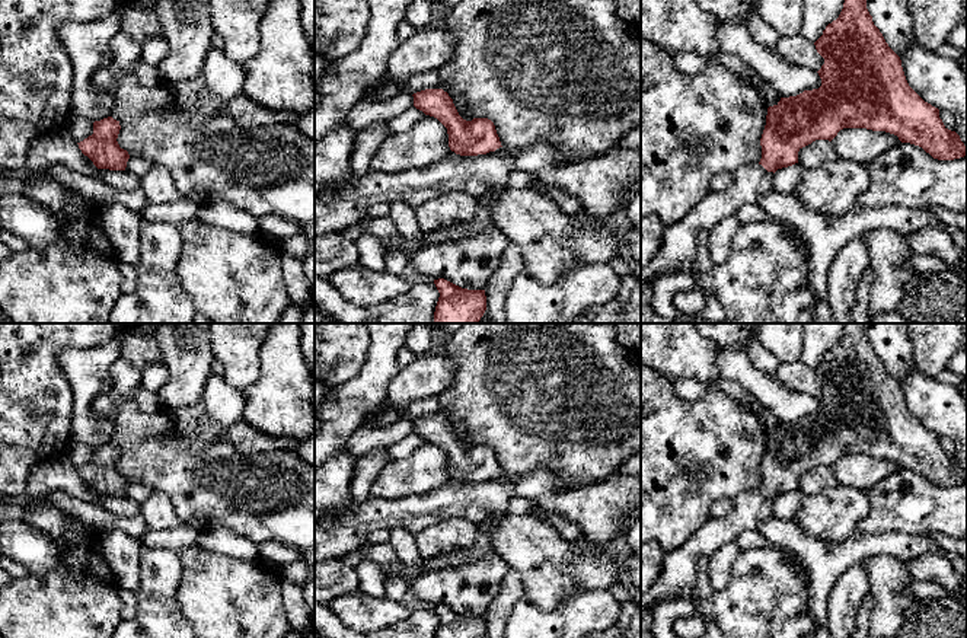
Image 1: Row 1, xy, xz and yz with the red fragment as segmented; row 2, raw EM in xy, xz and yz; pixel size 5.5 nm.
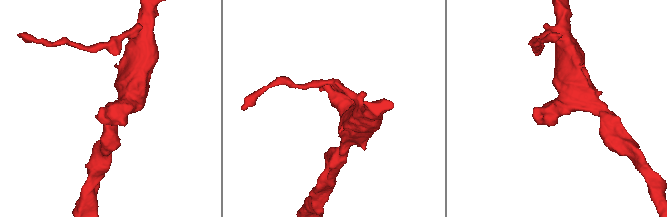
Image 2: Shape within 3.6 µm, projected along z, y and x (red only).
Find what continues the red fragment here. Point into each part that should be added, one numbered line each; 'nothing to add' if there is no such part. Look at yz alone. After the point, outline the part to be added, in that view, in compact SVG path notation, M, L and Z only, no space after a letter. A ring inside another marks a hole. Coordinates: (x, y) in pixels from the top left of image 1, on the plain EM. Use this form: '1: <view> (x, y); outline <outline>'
1: yz (677, 580); outline M759 489L744 491L734 498L728 514L711 516L684 545L667 552L658 580L641 594L641 609L651 609L663 599L695 599L698 559L711 558L718 548L737 540L741 532L756 530L760 521L773 514L773 503L773 498L767 498Z

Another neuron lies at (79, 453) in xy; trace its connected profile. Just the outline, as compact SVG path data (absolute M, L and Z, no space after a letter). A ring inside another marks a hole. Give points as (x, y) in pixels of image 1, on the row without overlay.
M71 438L66 457L76 469L80 469L93 460L93 447Z

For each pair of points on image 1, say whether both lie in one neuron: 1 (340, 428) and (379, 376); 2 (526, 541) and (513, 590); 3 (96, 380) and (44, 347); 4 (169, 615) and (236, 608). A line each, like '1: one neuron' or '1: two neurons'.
1: one neuron
2: two neurons
3: two neurons
4: two neurons

